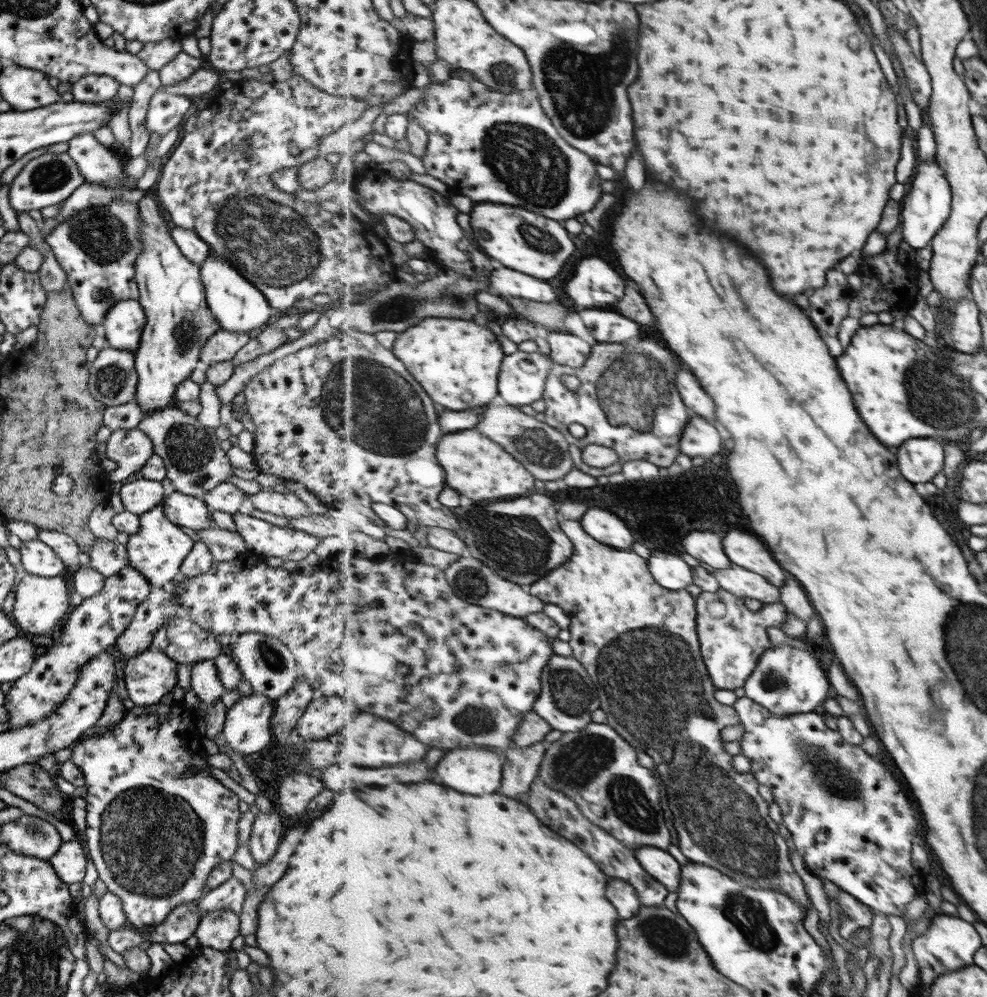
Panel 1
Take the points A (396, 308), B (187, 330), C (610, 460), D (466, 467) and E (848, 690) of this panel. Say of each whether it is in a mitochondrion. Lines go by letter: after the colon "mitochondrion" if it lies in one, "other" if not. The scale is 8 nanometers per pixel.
A: mitochondrion
B: mitochondrion
C: other
D: other
E: other

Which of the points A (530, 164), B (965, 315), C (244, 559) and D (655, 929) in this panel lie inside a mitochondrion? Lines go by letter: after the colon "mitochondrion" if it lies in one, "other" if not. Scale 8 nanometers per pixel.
A: mitochondrion
B: other
C: other
D: mitochondrion

